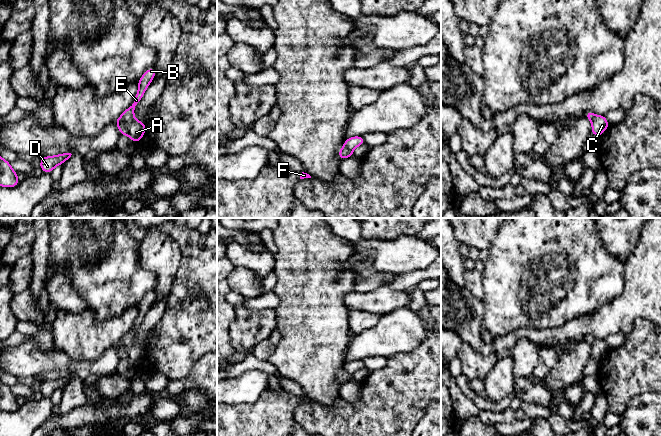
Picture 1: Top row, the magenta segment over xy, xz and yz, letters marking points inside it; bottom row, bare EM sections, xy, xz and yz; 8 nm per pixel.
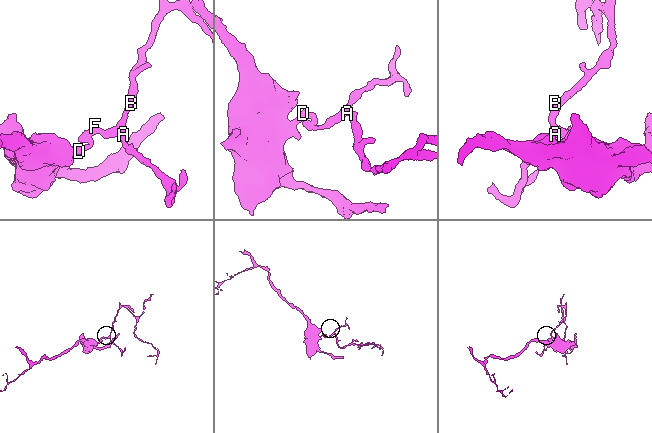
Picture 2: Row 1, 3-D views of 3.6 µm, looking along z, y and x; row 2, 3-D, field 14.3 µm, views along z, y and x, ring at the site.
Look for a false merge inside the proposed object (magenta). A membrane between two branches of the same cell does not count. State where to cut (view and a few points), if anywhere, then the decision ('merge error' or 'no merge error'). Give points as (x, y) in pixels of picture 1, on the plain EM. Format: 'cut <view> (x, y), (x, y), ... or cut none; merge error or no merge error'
cut xy (121, 339), (128, 358); merge error

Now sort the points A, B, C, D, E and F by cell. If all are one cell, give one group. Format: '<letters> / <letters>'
A B E / C D F

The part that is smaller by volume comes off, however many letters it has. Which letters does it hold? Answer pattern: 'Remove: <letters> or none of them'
Remove: A, B, E

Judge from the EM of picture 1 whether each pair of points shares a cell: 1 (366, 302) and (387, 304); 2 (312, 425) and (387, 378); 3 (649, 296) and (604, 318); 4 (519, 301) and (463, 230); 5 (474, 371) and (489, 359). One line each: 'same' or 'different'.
1: same
2: same
3: same
4: different
5: same

